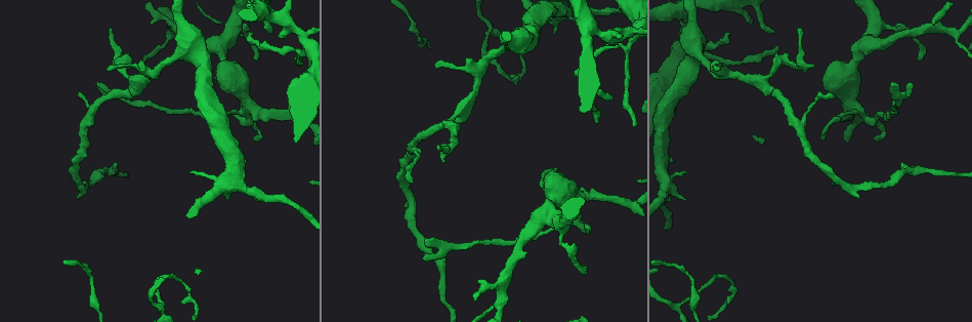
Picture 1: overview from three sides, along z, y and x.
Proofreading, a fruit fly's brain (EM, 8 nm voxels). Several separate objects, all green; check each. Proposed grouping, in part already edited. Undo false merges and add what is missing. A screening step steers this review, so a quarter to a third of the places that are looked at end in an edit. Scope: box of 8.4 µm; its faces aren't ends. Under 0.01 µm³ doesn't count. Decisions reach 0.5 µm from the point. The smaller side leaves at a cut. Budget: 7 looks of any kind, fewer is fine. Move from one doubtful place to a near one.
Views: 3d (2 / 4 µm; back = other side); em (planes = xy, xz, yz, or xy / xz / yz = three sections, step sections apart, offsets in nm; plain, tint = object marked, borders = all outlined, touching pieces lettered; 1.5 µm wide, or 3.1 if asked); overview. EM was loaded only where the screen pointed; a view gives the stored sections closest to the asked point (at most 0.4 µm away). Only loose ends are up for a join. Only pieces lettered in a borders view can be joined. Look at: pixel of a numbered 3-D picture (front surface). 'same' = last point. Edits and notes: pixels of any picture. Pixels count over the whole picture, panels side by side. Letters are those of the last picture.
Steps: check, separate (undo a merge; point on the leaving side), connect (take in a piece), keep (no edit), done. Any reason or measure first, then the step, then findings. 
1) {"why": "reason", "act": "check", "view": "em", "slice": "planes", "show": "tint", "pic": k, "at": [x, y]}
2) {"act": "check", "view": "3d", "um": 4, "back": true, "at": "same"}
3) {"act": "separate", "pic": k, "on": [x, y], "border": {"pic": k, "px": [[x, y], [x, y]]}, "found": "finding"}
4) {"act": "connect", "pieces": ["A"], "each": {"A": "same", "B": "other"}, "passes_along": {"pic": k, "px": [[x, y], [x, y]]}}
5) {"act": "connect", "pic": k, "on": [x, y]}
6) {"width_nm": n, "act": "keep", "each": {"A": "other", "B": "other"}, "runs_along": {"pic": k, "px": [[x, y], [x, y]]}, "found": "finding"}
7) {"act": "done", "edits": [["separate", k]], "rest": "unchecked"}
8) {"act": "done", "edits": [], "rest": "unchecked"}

{"why": "branch stops here", "act": "check", "view": "3d", "um": 4, "pic": 1, "at": [226, 200]}

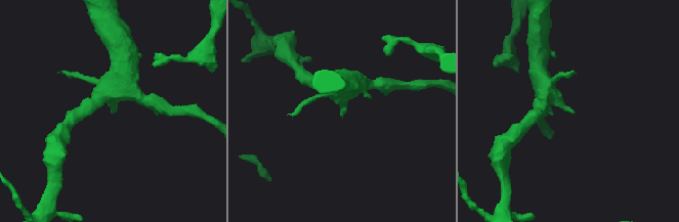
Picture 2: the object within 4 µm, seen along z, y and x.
{"why": "now the EM", "act": "check", "view": "em", "slice": "planes", "show": "borders", "pic": 2, "at": [344, 113]}

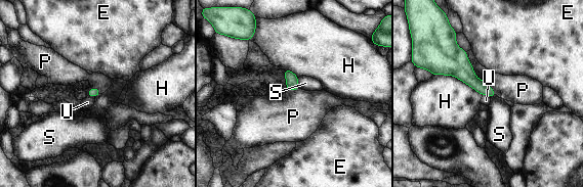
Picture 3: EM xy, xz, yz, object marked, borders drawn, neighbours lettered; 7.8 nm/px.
{"act": "keep", "each": {"E": "other", "H": "other", "P": "other", "S": "other", "U": "other"}, "border": {"pic": 3, "px": [[487, 81], [497, 95]]}, "found": "none of them fits"}

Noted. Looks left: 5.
{"why": "branch stops here", "act": "check", "view": "3d", "um": 4, "pic": 1, "at": [727, 33]}

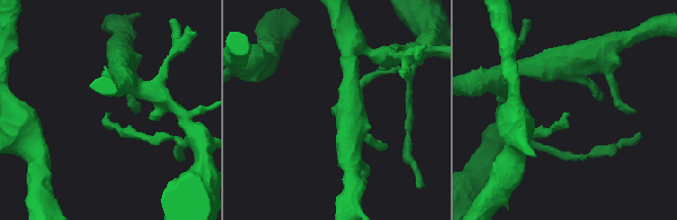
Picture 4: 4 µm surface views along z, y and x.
{"act": "check", "view": "em", "slice": "planes", "show": "borders", "pic": 4, "at": [109, 115]}

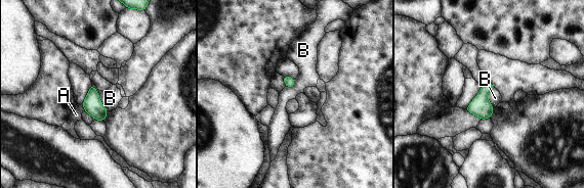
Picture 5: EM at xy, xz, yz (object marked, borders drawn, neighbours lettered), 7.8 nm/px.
{"act": "keep", "each": {"A": "other", "B": "other"}, "border": {"pic": 5, "px": [[494, 87], [488, 95], [494, 107]]}, "found": "none of them fits"}

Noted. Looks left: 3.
{"why": "branch stops here", "act": "check", "view": "em", "slice": "planes", "show": "tint", "pic": 1, "at": [584, 266]}

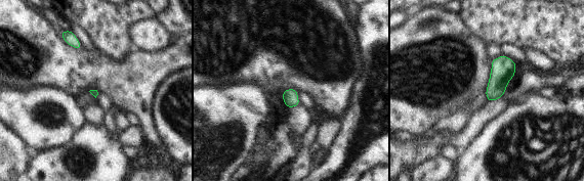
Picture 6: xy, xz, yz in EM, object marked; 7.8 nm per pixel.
{"why": "see the neighbours", "act": "check", "view": "em", "slice": "planes", "show": "borders", "at": "same"}

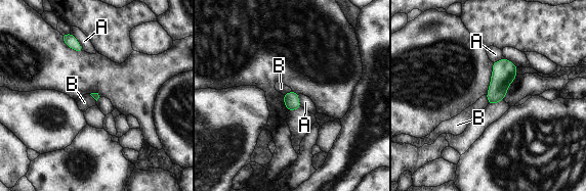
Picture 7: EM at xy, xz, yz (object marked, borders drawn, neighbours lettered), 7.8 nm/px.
{"act": "keep", "each": {"A": "other", "B": "other"}, "border": {"pic": 7, "px": [[292, 91], [283, 94]]}, "found": "none of them fits"}

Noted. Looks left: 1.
{"act": "done", "edits": [], "rest": "unchecked"}

